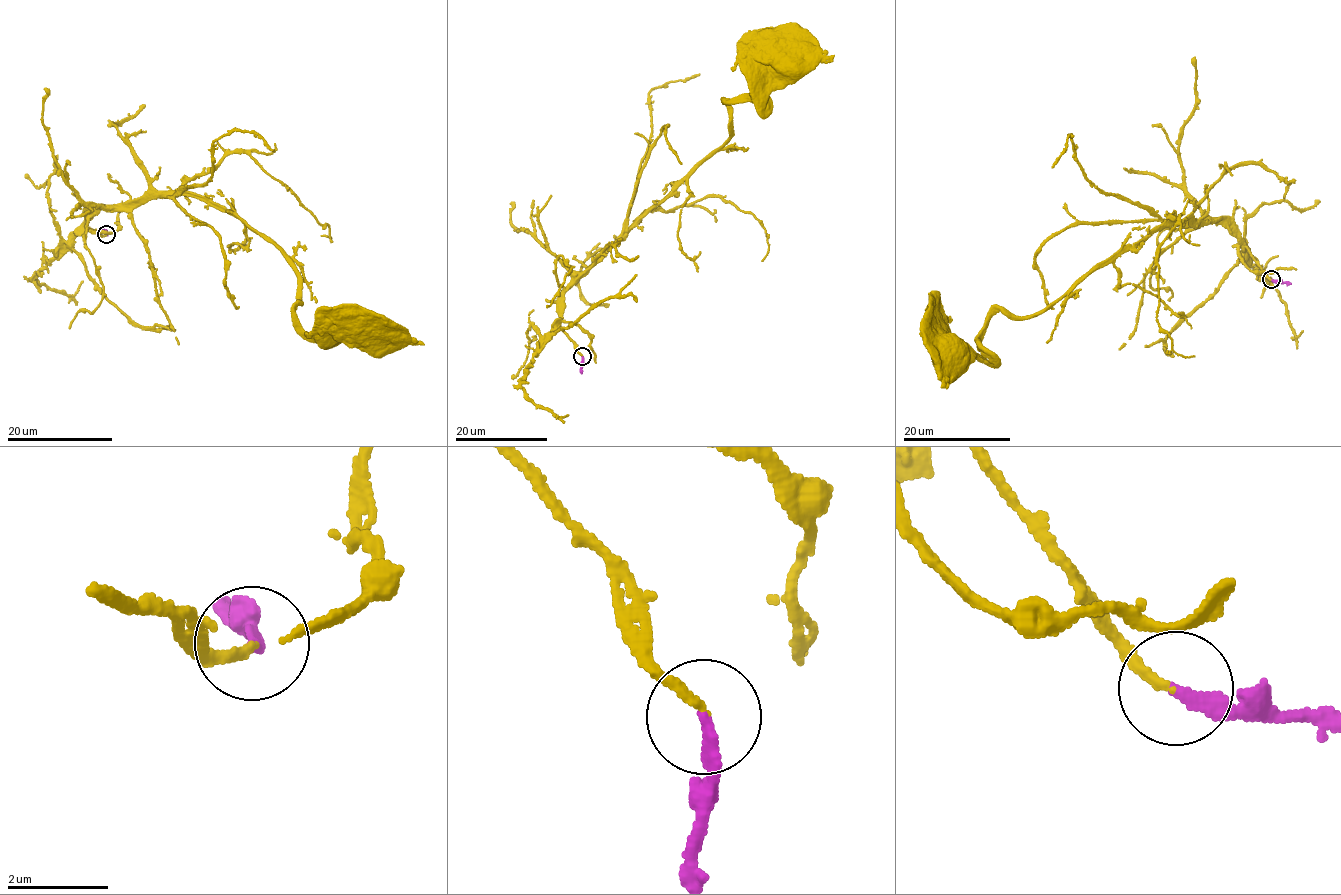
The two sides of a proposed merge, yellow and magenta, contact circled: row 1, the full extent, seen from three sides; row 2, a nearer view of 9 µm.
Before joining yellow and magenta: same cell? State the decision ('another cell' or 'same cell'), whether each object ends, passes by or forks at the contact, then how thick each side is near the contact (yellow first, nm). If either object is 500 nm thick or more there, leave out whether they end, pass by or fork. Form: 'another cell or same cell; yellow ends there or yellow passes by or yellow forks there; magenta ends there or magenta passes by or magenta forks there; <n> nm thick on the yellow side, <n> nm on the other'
same cell; yellow ends there; magenta ends there; 200 nm thick on the yellow side, 220 nm on the other

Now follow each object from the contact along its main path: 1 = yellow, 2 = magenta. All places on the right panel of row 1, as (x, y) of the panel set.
1: (1272, 280), (1220, 224), (1176, 223), (1093, 266), (1048, 307), (990, 317), (978, 339), (988, 361), (951, 346)
2: (1272, 280), (1290, 284)

